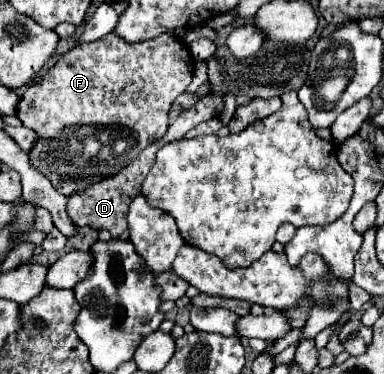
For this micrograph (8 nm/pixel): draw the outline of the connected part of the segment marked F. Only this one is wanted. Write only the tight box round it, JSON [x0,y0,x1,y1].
[16,34,194,196]

